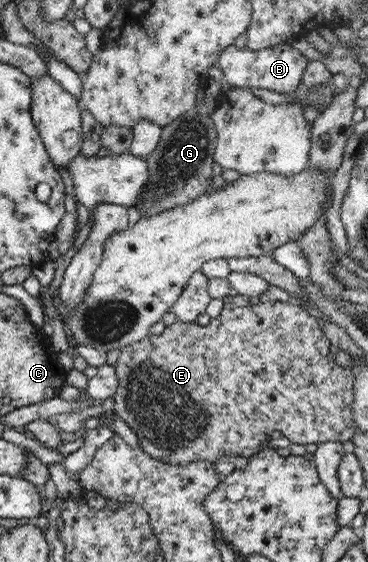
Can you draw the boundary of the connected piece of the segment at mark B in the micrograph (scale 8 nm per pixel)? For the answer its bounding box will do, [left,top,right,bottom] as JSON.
[215,42,308,96]

